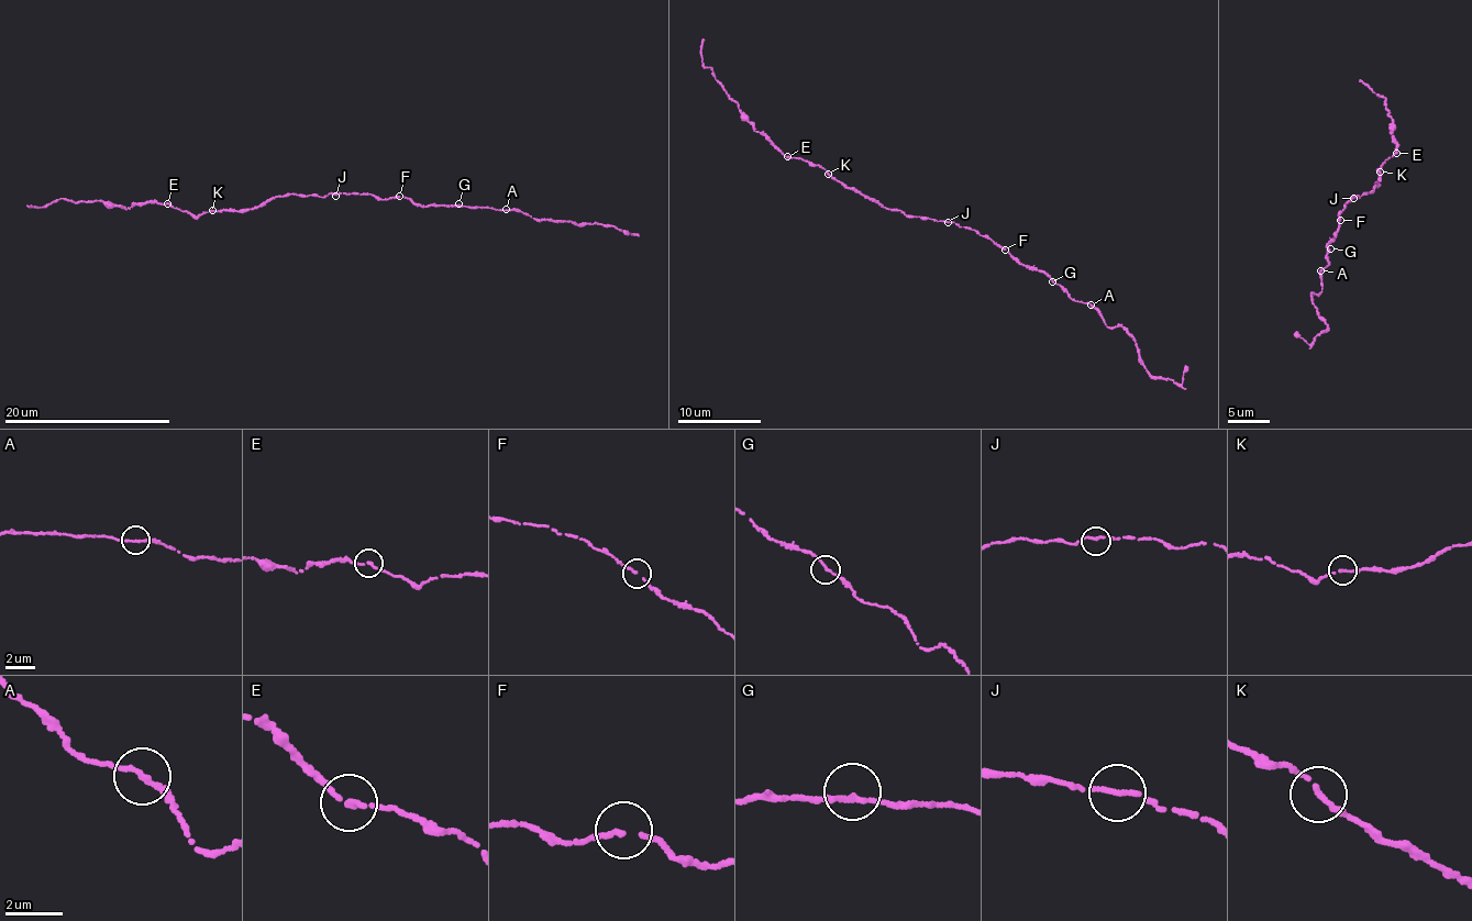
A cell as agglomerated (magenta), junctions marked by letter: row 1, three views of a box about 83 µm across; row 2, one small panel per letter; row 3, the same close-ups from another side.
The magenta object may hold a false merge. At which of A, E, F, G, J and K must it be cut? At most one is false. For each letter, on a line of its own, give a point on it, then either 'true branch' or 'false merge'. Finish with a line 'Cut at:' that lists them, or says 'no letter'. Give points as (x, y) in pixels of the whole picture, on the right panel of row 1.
A: place (1320, 270); true branch
E: place (1396, 153); true branch
F: place (1340, 220); true branch
G: place (1330, 248); true branch
J: place (1353, 198); true branch
K: place (1380, 172); true branch
Cut at: no letter

